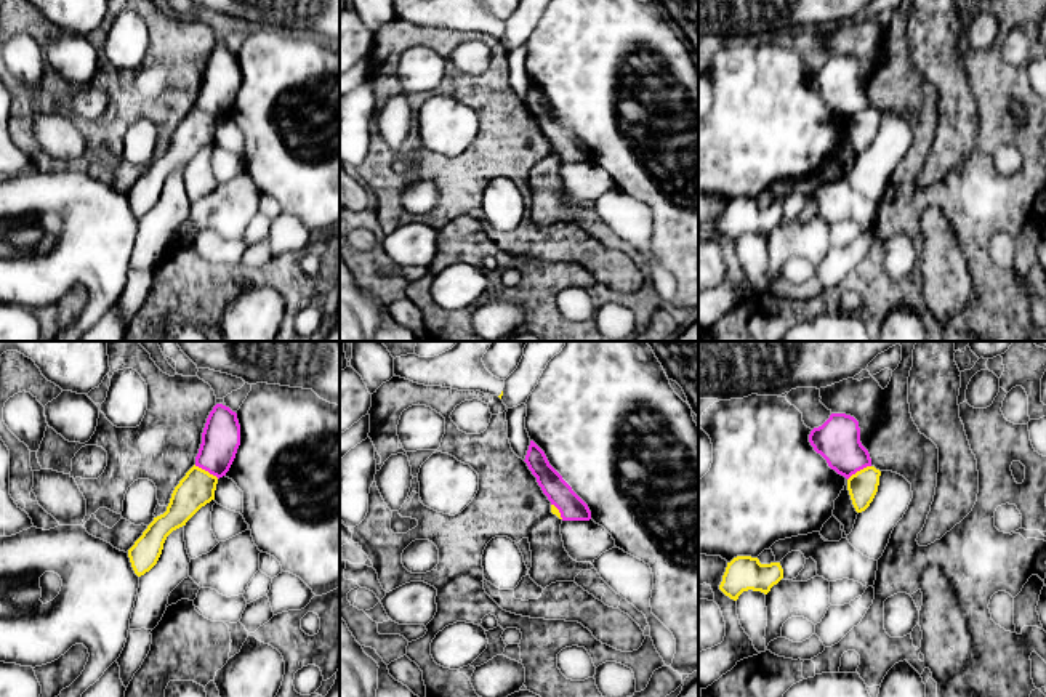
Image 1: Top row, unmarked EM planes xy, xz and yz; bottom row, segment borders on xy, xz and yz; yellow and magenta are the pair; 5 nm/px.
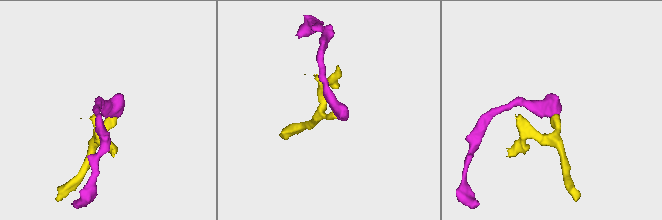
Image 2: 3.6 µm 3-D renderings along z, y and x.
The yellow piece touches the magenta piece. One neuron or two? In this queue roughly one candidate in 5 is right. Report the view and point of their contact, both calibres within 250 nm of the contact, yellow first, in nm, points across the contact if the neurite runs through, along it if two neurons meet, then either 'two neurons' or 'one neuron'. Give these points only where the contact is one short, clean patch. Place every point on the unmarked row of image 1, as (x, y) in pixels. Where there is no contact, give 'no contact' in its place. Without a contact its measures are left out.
xy (207, 112) | 180/190 nm | along xy (194, 106), (218, 119) | two neurons

